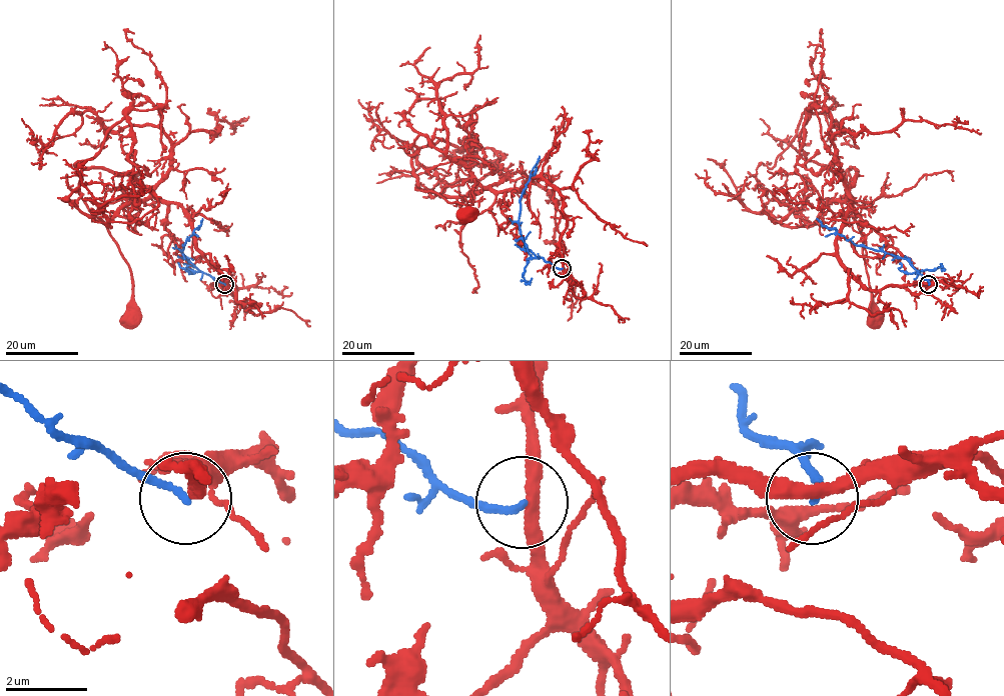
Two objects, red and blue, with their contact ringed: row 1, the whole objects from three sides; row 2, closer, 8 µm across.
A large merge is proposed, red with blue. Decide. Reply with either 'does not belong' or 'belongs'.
does not belong

